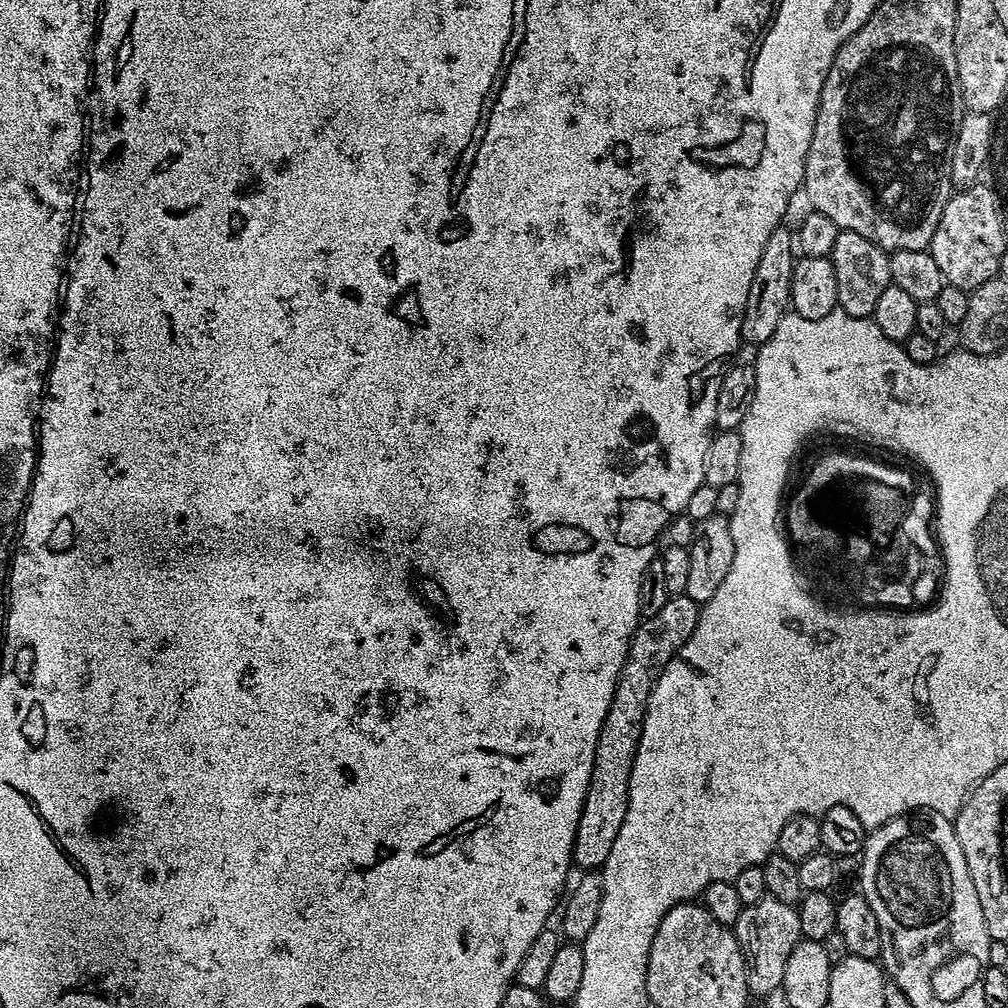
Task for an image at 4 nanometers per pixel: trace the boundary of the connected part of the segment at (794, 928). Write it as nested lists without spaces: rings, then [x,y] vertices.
[[[765,895],[763,900],[756,904],[744,906],[738,914],[738,920],[734,925],[736,941],[740,943],[740,949],[744,955],[744,965],[748,968],[748,991],[753,997],[768,996],[772,991],[779,989],[784,983],[786,974],[786,961],[794,950],[794,946],[800,943],[802,937],[798,926],[798,914],[796,908],[786,902],[778,902],[774,897]]]

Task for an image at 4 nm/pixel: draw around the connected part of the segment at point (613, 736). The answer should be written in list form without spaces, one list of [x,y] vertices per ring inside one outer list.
[[[687,594],[669,596],[666,606],[662,606],[658,614],[643,617],[636,625],[636,633],[632,635],[632,645],[628,647],[628,657],[614,690],[606,722],[602,722],[602,730],[598,734],[594,770],[572,847],[572,862],[577,869],[600,870],[606,858],[610,858],[614,838],[618,838],[618,830],[622,830],[622,822],[626,822],[626,810],[630,802],[630,774],[642,734],[648,696],[654,690],[662,670],[666,670],[670,658],[674,658],[674,654],[682,650],[686,638],[694,634],[700,609],[701,605],[694,603]]]

